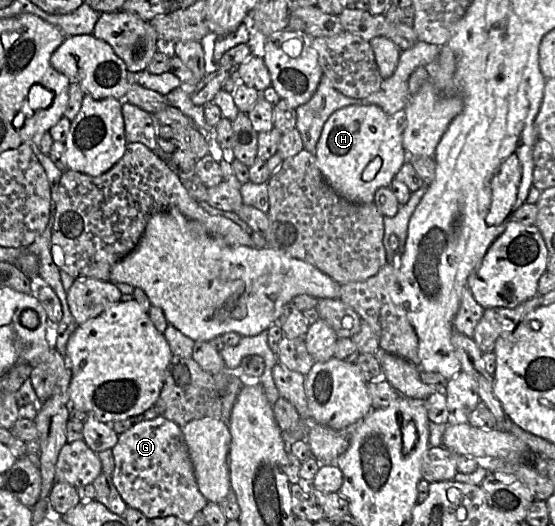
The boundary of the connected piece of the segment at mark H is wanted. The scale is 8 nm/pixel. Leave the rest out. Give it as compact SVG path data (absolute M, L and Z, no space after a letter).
M349 105L328 118L316 146L317 166L329 185L343 198L358 204L374 202L374 195L380 187L390 187L392 180L408 161L403 146L403 133L400 131L399 117L387 114L377 105Z

